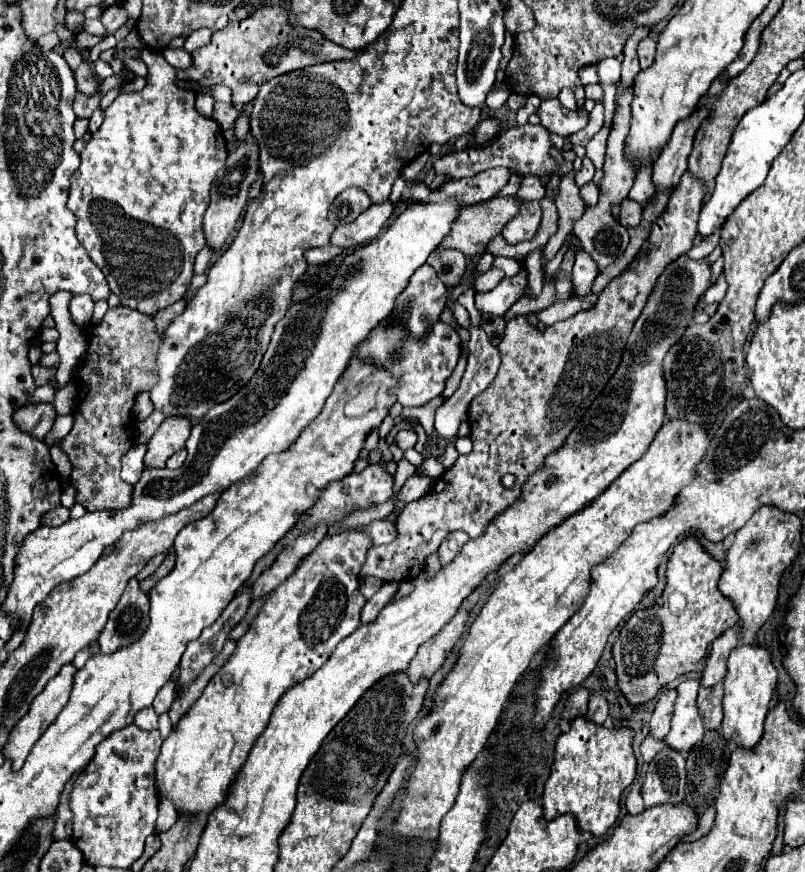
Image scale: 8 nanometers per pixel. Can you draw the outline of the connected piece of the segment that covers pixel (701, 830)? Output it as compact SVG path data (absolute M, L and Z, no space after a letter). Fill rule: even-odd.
M710 806L708 810L703 814L703 816L699 819L697 829L691 833L690 835L685 836L681 841L682 842L694 842L699 840L704 834L707 834L710 831L714 824L714 820L716 817L716 810L714 806Z

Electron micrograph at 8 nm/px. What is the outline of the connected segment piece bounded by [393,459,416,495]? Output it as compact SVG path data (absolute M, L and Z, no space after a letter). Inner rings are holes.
M401 459L397 463L397 470L394 475L394 487L393 494L396 495L400 488L403 486L404 482L415 474L416 467L413 466L408 460Z

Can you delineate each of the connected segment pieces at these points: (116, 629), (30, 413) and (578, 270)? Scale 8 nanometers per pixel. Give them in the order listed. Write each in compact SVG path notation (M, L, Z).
M130 580L120 602L110 612L110 618L98 638L100 652L110 654L122 646L134 644L148 628L148 594L140 590L138 580Z
M50 404L40 406L22 406L14 414L14 424L22 428L22 432L30 432L30 436L38 436L38 440L44 440L44 436L50 432L54 424L56 412Z
M579 250L575 256L574 274L572 274L572 280L576 286L576 296L584 296L586 292L590 292L592 282L598 276L598 272L600 270L592 257L583 250Z

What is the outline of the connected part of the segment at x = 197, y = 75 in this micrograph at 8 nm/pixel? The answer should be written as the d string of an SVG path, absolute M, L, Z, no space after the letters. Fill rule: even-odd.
M262 6L244 20L234 20L226 28L212 34L210 44L194 50L192 66L186 70L176 70L178 80L192 80L200 86L226 86L232 90L232 104L248 104L256 98L262 82L282 76L292 70L302 70L306 66L350 60L358 52L350 52L316 30L294 28L288 22L288 12L280 6Z

